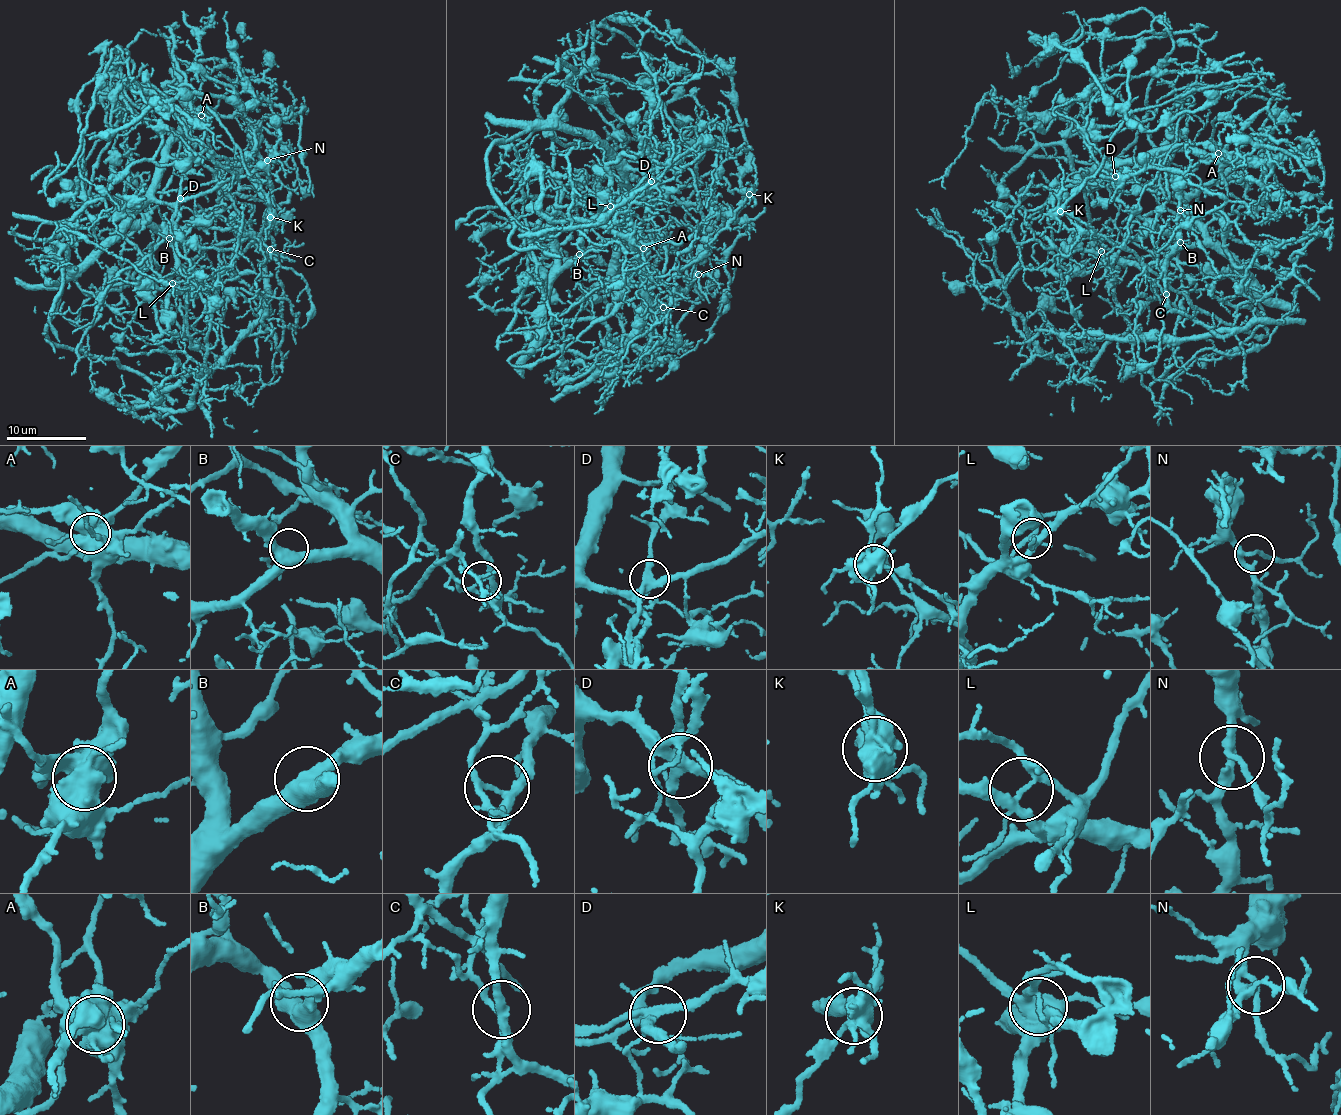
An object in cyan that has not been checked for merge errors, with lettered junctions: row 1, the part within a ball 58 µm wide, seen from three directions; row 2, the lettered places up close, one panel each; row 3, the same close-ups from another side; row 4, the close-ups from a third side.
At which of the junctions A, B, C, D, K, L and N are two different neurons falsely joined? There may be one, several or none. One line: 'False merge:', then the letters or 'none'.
False merge: A, C, D, K, L

